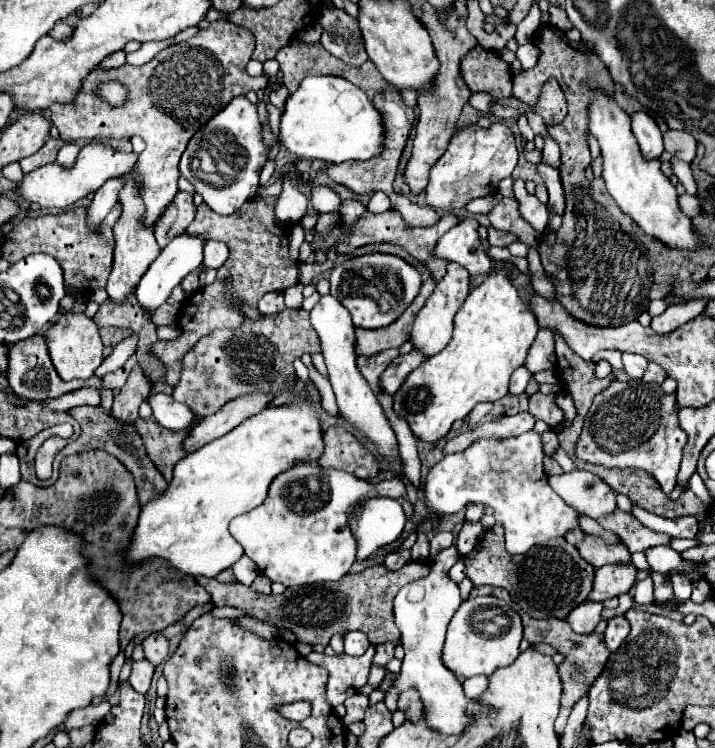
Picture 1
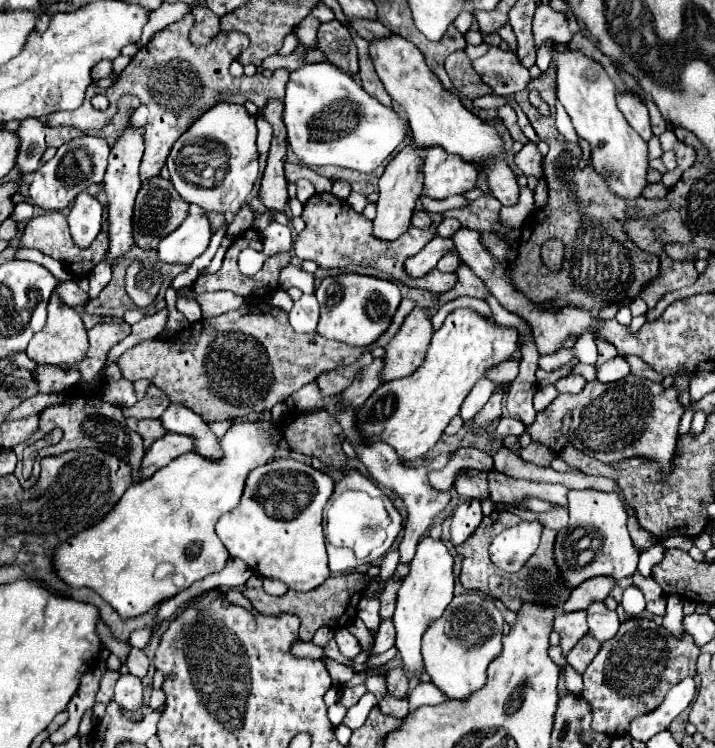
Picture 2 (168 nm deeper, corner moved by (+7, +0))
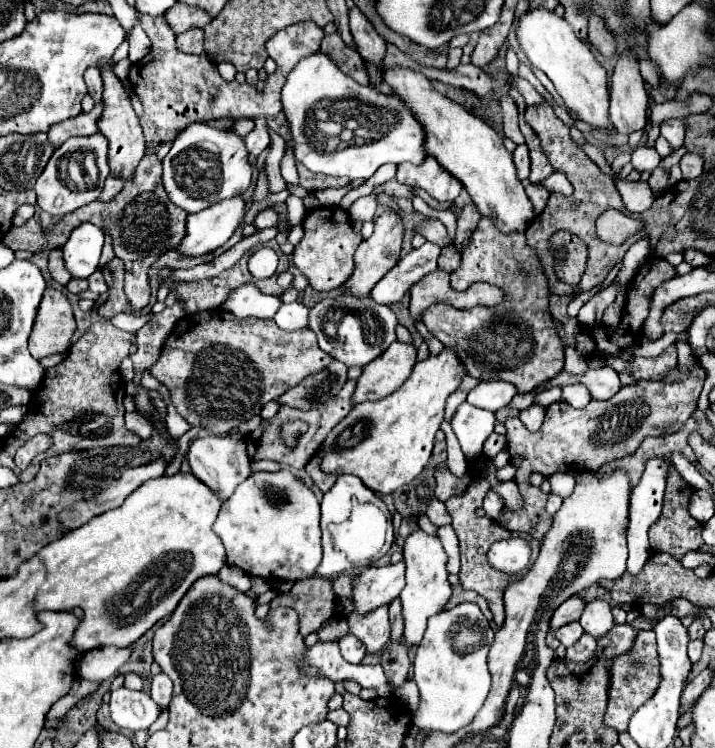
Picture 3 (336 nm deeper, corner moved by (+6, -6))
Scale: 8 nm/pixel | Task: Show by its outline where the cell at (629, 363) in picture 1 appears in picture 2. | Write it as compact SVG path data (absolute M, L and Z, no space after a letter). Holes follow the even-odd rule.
M614 357L610 361L606 361L604 365L598 365L598 381L602 383L612 383L612 381L620 381L626 375L630 375L630 365L624 357Z

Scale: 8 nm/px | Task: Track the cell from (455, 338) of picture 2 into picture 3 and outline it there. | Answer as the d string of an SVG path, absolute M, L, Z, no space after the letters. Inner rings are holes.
M453 349L417 363L409 379L381 401L355 405L351 413L335 425L321 445L323 473L351 473L373 493L387 495L411 483L431 457L435 433L443 421L447 397L457 389L465 367Z

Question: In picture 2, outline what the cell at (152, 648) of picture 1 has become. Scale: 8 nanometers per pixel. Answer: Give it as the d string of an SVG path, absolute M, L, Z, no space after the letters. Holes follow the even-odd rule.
M130 649L130 655L126 659L126 665L128 665L128 671L136 677L144 677L148 673L148 667L150 667L150 661L148 661L148 655L144 649Z

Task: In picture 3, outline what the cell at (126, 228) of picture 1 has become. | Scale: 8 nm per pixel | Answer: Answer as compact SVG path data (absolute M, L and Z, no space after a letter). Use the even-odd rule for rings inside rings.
M101 61L99 69L101 69L101 79L105 83L105 89L103 89L103 113L97 119L97 127L109 141L109 167L111 167L111 173L121 177L123 181L129 181L133 177L135 167L139 165L139 161L145 155L143 129L141 129L139 119L137 119L137 115L135 115L135 111L131 107L131 101L129 101L129 95L127 95L123 83L113 73L113 61Z

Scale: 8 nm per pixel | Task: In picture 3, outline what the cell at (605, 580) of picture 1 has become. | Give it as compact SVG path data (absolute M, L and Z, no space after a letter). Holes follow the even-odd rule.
M573 595L565 603L561 603L555 609L555 613L553 613L551 621L549 621L549 631L555 631L555 629L559 629L559 627L563 627L563 625L567 625L571 621L579 621L583 607L585 607L585 601L579 599L577 595Z

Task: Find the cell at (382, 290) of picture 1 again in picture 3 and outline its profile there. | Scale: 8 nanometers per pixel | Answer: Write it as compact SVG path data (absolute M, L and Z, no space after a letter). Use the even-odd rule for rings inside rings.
M333 297L319 301L309 311L309 329L315 331L319 347L333 359L345 363L347 367L365 367L377 359L395 341L397 317L391 307L377 305L371 297Z

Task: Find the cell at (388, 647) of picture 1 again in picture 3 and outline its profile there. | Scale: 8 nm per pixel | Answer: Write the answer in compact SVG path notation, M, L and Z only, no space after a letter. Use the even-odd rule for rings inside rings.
M395 599L389 605L389 621L391 621L391 641L399 641L403 635L403 615L401 615L401 601Z

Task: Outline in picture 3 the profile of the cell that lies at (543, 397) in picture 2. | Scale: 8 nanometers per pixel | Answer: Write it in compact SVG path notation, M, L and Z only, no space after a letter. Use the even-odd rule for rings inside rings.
M531 405L529 409L521 411L521 415L519 415L521 423L529 431L537 431L541 427L541 423L543 423L543 417L545 417L545 407L541 407L541 405Z

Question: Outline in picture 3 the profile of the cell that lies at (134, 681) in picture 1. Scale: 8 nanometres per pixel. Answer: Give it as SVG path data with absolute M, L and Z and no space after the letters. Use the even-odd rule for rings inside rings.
M119 687L111 691L111 721L129 731L147 731L161 713L161 707L145 691Z

